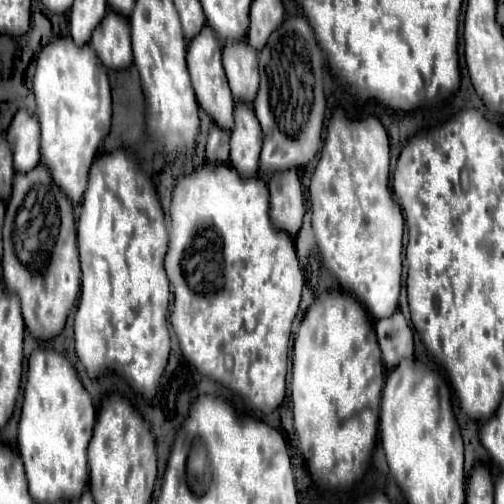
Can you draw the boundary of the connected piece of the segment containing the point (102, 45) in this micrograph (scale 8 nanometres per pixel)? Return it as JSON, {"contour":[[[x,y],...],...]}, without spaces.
{"contour":[[[108,9],[108,17],[94,29],[90,47],[106,69],[128,69],[132,65],[132,45],[128,41],[128,21]]]}

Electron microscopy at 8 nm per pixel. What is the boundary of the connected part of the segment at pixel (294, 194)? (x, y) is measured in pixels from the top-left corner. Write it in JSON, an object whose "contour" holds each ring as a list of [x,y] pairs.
{"contour":[[[288,169],[288,173],[276,173],[276,177],[270,177],[268,191],[270,219],[274,227],[286,231],[290,237],[296,237],[302,227],[302,217],[306,213],[298,171]]]}

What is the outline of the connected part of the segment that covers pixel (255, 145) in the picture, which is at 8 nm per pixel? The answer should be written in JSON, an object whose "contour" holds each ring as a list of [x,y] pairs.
{"contour":[[[236,105],[234,109],[234,129],[230,137],[230,167],[238,171],[240,177],[258,175],[262,133],[256,115],[250,105]]]}

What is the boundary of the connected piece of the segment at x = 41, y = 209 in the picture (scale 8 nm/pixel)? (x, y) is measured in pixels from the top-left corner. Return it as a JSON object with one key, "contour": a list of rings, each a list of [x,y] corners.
{"contour":[[[44,165],[14,177],[12,197],[6,203],[2,279],[6,289],[20,297],[26,329],[36,339],[48,341],[60,335],[80,295],[76,219],[68,197],[52,181]]]}

